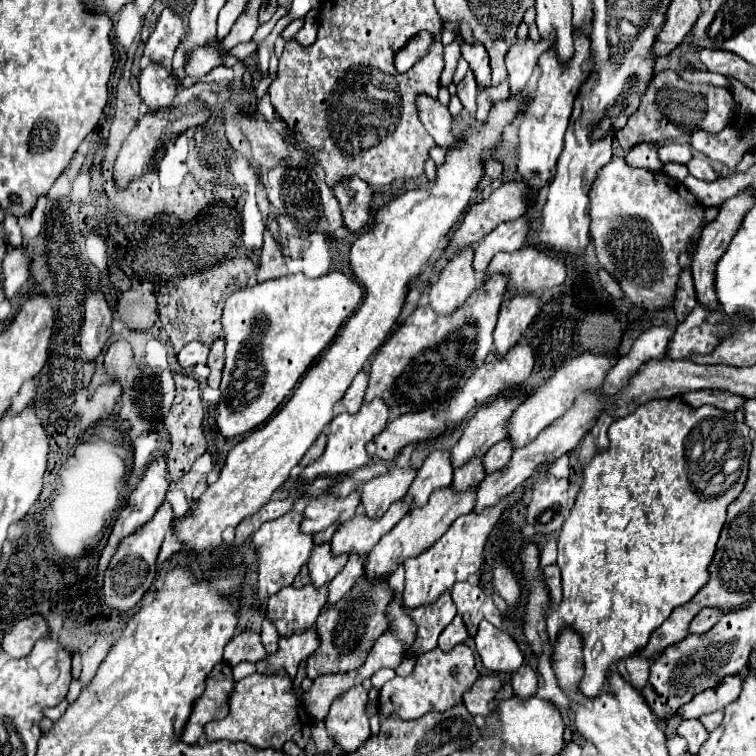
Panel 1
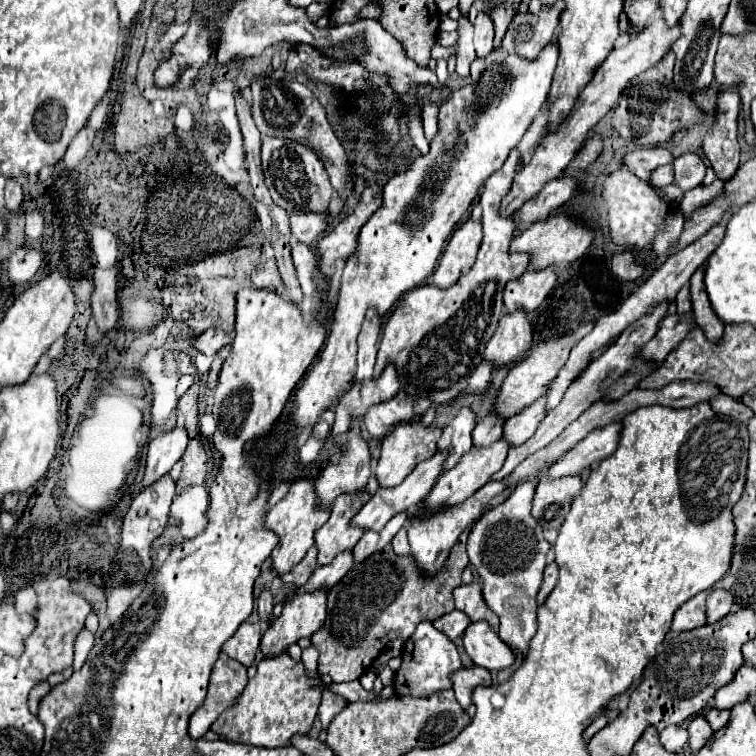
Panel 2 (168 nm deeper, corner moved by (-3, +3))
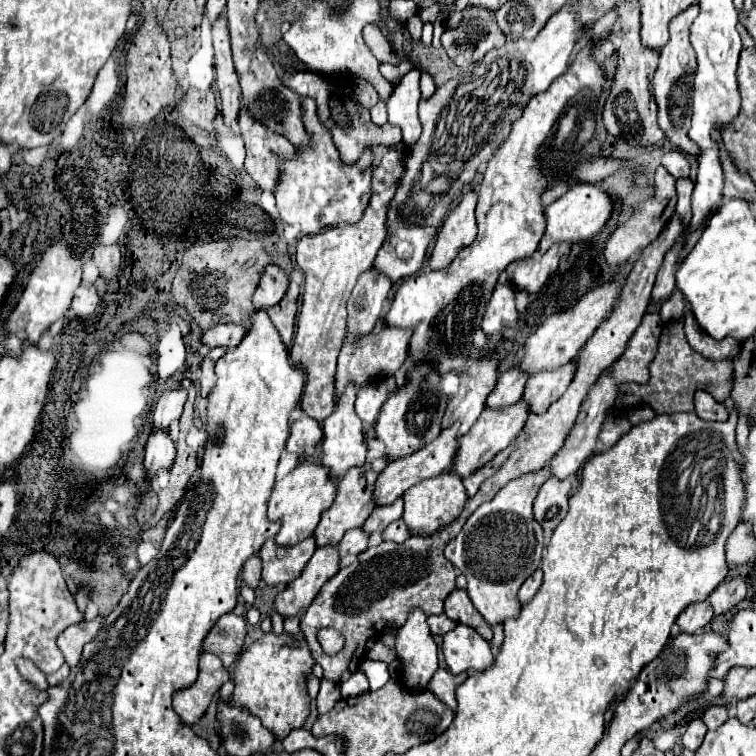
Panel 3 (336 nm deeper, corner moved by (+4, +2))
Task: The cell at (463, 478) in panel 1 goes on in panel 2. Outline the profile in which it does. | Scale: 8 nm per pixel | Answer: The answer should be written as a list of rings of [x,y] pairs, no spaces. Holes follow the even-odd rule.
[[[485,416],[473,430],[473,446],[475,448],[485,448],[491,442],[497,442],[501,438],[501,432],[503,432],[501,426],[503,426],[501,422]]]

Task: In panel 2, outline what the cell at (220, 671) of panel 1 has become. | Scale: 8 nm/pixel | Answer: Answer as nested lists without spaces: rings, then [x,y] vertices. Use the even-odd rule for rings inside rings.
[[[221,652],[211,672],[207,698],[189,720],[189,736],[201,738],[219,714],[237,704],[237,698],[243,692],[245,684],[247,668],[235,660],[229,660],[229,656]]]

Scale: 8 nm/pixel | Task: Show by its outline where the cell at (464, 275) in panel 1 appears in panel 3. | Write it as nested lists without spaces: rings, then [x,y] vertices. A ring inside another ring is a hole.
[[[476,191],[464,193],[462,201],[448,213],[430,255],[430,269],[444,269],[460,249],[468,247],[476,239]]]

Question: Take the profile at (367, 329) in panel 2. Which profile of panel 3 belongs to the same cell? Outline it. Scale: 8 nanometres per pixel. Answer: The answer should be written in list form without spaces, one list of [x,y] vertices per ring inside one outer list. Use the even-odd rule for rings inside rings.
[[[368,269],[358,277],[356,287],[348,297],[348,331],[350,335],[370,333],[382,313],[382,303],[388,297],[392,281],[378,269]]]

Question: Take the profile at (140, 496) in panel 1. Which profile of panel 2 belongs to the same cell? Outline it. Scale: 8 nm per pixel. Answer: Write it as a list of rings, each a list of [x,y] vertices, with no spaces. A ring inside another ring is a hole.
[[[173,428],[169,434],[161,434],[149,442],[147,450],[147,468],[143,478],[143,488],[155,484],[161,476],[169,474],[177,460],[183,458],[187,448],[185,428]]]

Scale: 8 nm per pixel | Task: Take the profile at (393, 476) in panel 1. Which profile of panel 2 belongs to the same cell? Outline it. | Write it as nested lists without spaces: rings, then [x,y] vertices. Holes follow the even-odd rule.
[[[413,420],[413,422],[401,422],[395,426],[395,430],[383,440],[381,444],[381,458],[379,458],[379,464],[375,468],[375,476],[379,480],[379,486],[381,488],[395,488],[399,486],[407,474],[413,472],[413,468],[431,458],[437,450],[437,440],[441,436],[441,430],[433,428],[433,426],[423,426],[421,420]]]

